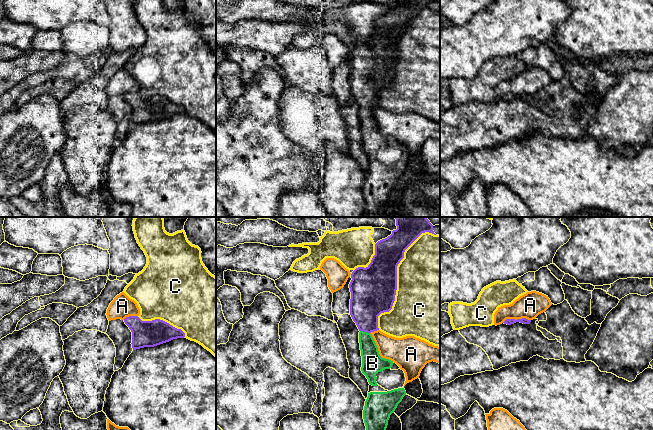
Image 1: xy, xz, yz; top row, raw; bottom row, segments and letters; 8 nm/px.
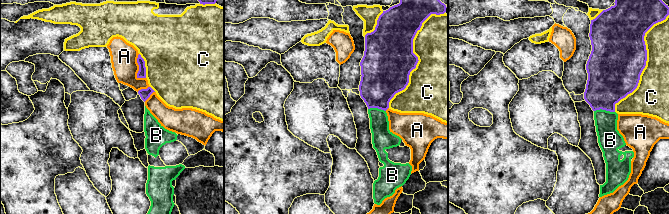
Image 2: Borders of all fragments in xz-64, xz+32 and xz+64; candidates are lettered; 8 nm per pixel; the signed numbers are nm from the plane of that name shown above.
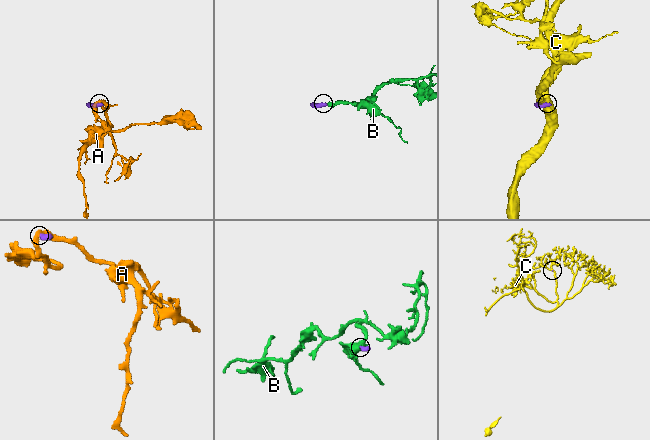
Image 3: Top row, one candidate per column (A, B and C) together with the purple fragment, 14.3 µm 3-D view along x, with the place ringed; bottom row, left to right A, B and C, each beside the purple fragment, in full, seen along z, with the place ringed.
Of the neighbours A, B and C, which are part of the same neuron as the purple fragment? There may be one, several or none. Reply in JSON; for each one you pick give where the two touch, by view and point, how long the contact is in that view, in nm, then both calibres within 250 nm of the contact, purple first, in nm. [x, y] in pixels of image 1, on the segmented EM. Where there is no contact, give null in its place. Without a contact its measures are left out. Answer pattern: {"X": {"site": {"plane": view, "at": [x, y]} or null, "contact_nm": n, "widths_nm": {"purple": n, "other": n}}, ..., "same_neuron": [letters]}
{"B": {"site": {"plane": "xz", "at": [365, 331]}, "contact_nm": 80, "widths_nm": {"purple": 280, "other": 160}}, "same_neuron": ["B"]}

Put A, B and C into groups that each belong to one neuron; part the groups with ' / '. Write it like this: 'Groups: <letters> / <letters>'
Groups: A / B / C

